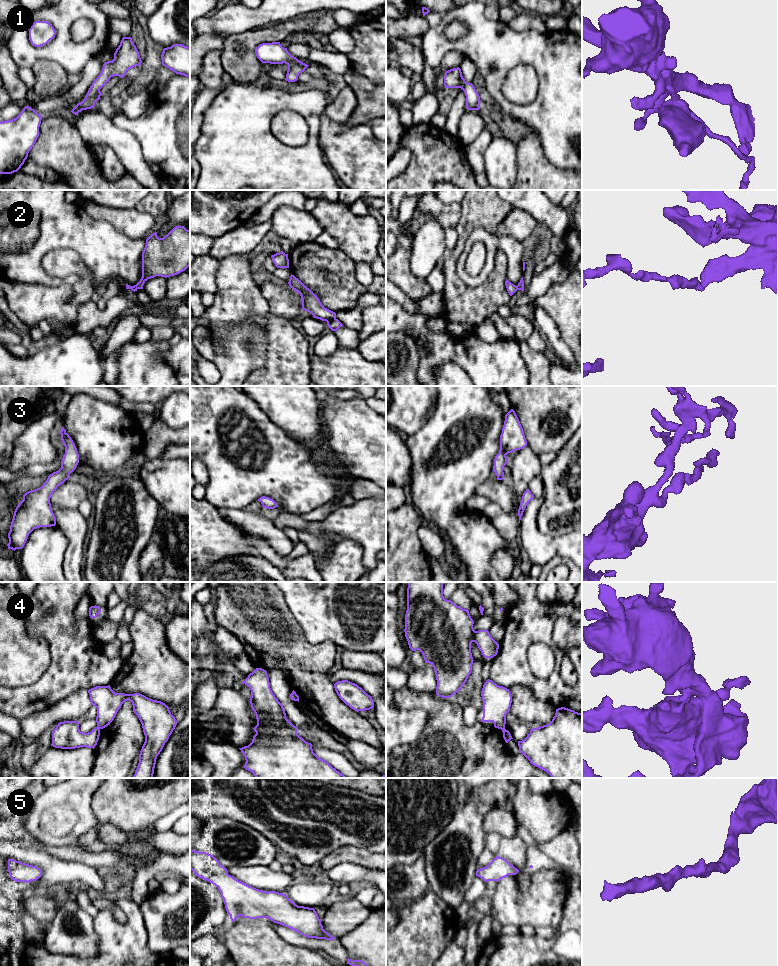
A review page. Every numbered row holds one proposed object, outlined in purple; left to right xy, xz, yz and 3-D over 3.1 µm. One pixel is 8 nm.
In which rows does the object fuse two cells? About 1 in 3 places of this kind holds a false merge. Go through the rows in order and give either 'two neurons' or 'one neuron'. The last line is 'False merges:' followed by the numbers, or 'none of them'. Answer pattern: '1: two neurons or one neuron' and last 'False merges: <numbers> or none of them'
1: one neuron
2: two neurons
3: one neuron
4: two neurons
5: one neuron
False merges: 2, 4

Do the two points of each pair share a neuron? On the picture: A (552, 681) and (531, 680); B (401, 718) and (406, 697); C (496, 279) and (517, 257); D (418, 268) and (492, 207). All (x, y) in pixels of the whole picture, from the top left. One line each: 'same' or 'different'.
A: same
B: different
C: different
D: different

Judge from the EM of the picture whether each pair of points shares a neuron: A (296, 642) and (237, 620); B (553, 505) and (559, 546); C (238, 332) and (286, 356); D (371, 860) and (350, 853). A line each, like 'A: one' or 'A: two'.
A: one
B: two
C: two
D: one

